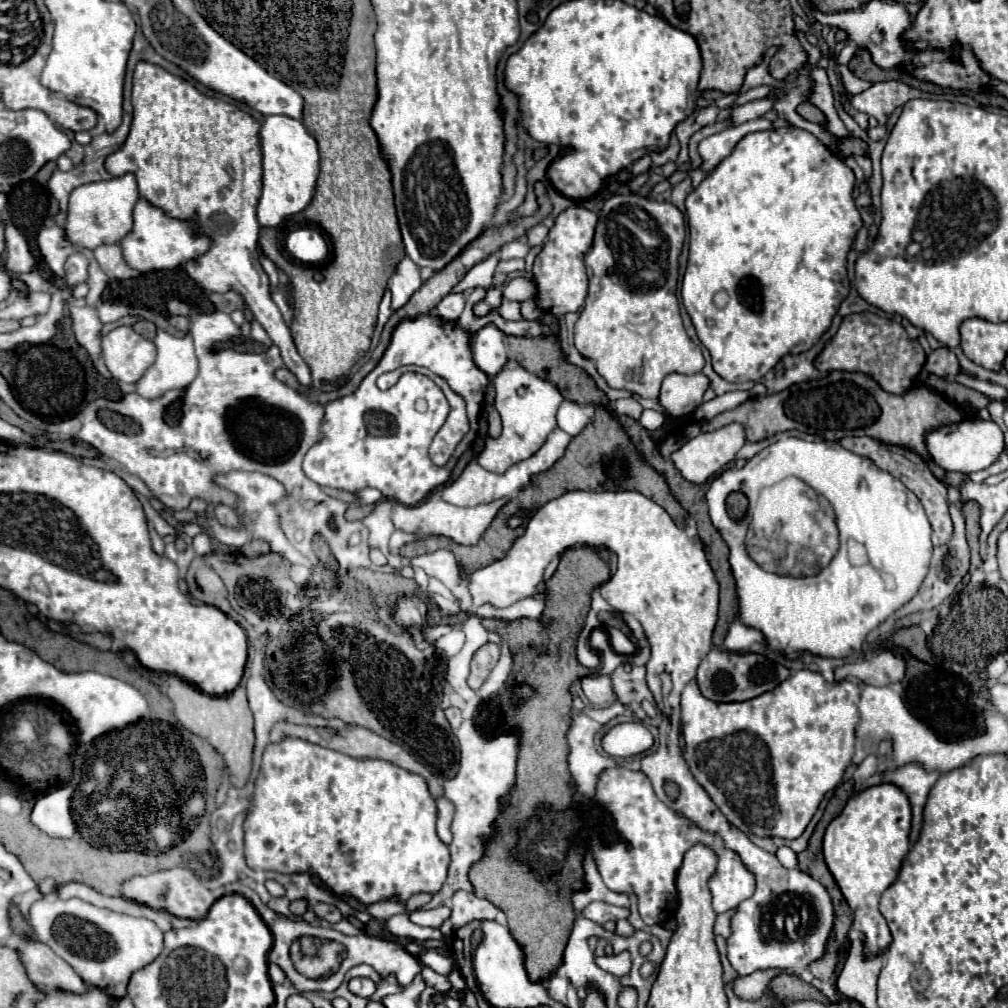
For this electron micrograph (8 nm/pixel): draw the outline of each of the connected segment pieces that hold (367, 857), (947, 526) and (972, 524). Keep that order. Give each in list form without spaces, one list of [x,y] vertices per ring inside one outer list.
[[[288,737],[286,741],[280,741],[280,743],[270,743],[266,747],[264,757],[262,757],[262,769],[256,779],[254,803],[246,817],[244,831],[246,831],[246,837],[244,837],[246,839],[246,861],[252,869],[258,869],[258,871],[272,869],[272,871],[280,871],[280,873],[296,873],[296,871],[316,873],[326,883],[326,887],[332,889],[334,893],[352,895],[366,905],[392,897],[392,895],[400,895],[400,899],[406,901],[414,893],[422,893],[422,891],[436,893],[442,887],[442,883],[446,881],[446,871],[448,871],[448,863],[450,863],[448,847],[436,835],[436,801],[430,797],[428,785],[422,777],[418,777],[414,773],[406,773],[404,769],[400,769],[398,765],[392,765],[388,761],[352,759],[352,757],[336,753],[332,749],[324,749],[320,745],[302,741],[302,739],[292,739],[292,737]]]
[[[844,437],[840,441],[846,449],[862,455],[862,457],[868,457],[872,459],[882,471],[890,473],[892,477],[896,477],[898,481],[902,481],[918,499],[920,503],[924,505],[926,509],[926,515],[928,515],[928,521],[932,525],[932,543],[934,545],[944,545],[948,539],[950,539],[950,533],[952,533],[952,521],[950,521],[950,515],[948,515],[948,499],[946,499],[946,485],[936,479],[932,475],[932,471],[928,469],[928,465],[924,463],[924,459],[906,449],[906,447],[898,447],[898,445],[886,445],[886,443],[880,443],[880,441],[874,441],[870,437]]]
[[[974,501],[962,502],[962,512],[966,521],[967,541],[971,551],[971,566],[977,566],[977,526],[980,510]]]

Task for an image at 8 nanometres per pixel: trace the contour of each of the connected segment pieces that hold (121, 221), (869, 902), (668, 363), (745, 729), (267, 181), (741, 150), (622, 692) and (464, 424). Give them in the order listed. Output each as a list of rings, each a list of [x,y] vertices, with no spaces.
[[[126,173],[122,177],[114,177],[108,181],[96,181],[86,183],[74,189],[70,195],[70,207],[68,207],[68,221],[66,221],[66,237],[86,249],[96,249],[104,243],[120,243],[126,233],[130,233],[134,225],[134,205],[138,201],[138,183],[132,173]]]
[[[880,783],[866,787],[852,797],[844,811],[826,827],[824,857],[830,873],[834,875],[844,899],[854,911],[854,929],[864,933],[866,955],[884,951],[890,941],[890,929],[878,909],[880,893],[886,891],[898,877],[902,861],[910,851],[912,809],[908,795],[896,783]]]
[[[616,193],[606,199],[600,211],[594,243],[586,253],[590,289],[586,305],[574,327],[574,343],[584,357],[596,363],[600,375],[610,387],[626,389],[640,397],[658,397],[666,375],[692,375],[700,373],[704,367],[702,351],[686,335],[680,317],[680,303],[676,297],[678,257],[684,237],[684,215],[668,201],[656,201],[638,193]]]
[[[808,669],[792,673],[774,691],[742,703],[716,703],[706,699],[698,683],[690,681],[680,699],[684,759],[730,825],[758,837],[796,839],[804,833],[824,795],[842,781],[852,761],[858,701],[860,689],[856,683],[828,683],[820,673]]]
[[[270,115],[264,117],[260,129],[262,141],[262,197],[258,201],[258,223],[262,227],[276,227],[286,217],[302,211],[314,197],[314,187],[318,179],[318,145],[316,139],[306,131],[302,121]]]
[[[788,127],[788,129],[772,129],[772,131],[758,131],[758,133],[748,133],[744,135],[734,151],[722,159],[714,171],[686,197],[686,215],[688,215],[688,229],[690,229],[690,257],[688,257],[688,267],[684,273],[682,281],[682,303],[692,317],[692,323],[696,327],[698,339],[702,345],[710,351],[712,357],[712,367],[714,371],[732,383],[744,383],[744,381],[758,381],[762,379],[784,355],[788,353],[804,353],[812,349],[818,339],[828,331],[832,317],[836,315],[842,299],[850,291],[850,281],[848,281],[848,251],[852,249],[852,243],[856,239],[856,233],[862,227],[862,217],[854,205],[854,173],[846,163],[836,157],[826,145],[822,145],[812,133],[798,129],[798,127]]]
[[[624,663],[620,665],[614,675],[612,675],[612,681],[614,681],[614,689],[616,689],[616,695],[618,699],[634,709],[636,715],[640,715],[640,719],[646,723],[646,725],[658,725],[660,723],[660,717],[656,719],[650,719],[646,713],[640,711],[640,701],[646,699],[646,697],[652,697],[648,685],[646,685],[646,669],[644,667],[638,667],[634,663]]]
[[[432,371],[426,373],[430,379],[434,379],[434,383],[438,387],[442,387],[444,395],[448,397],[450,403],[450,415],[446,419],[446,423],[442,425],[442,429],[436,433],[432,445],[430,445],[430,457],[436,465],[444,465],[450,455],[454,453],[456,445],[462,441],[462,437],[468,433],[470,425],[468,425],[468,413],[466,413],[466,401],[462,395],[458,395],[456,391],[450,389],[450,385],[446,383],[446,379],[434,375]]]

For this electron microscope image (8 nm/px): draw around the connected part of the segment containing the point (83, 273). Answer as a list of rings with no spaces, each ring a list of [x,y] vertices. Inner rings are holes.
[[[74,253],[66,259],[66,285],[74,287],[88,279],[88,259],[82,253]]]

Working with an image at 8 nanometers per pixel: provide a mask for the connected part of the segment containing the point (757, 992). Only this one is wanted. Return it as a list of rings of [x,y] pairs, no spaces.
[[[768,969],[768,971],[756,971],[752,975],[736,977],[734,993],[738,993],[738,997],[742,999],[760,999],[768,989],[770,979],[776,975],[778,975],[776,969]]]

